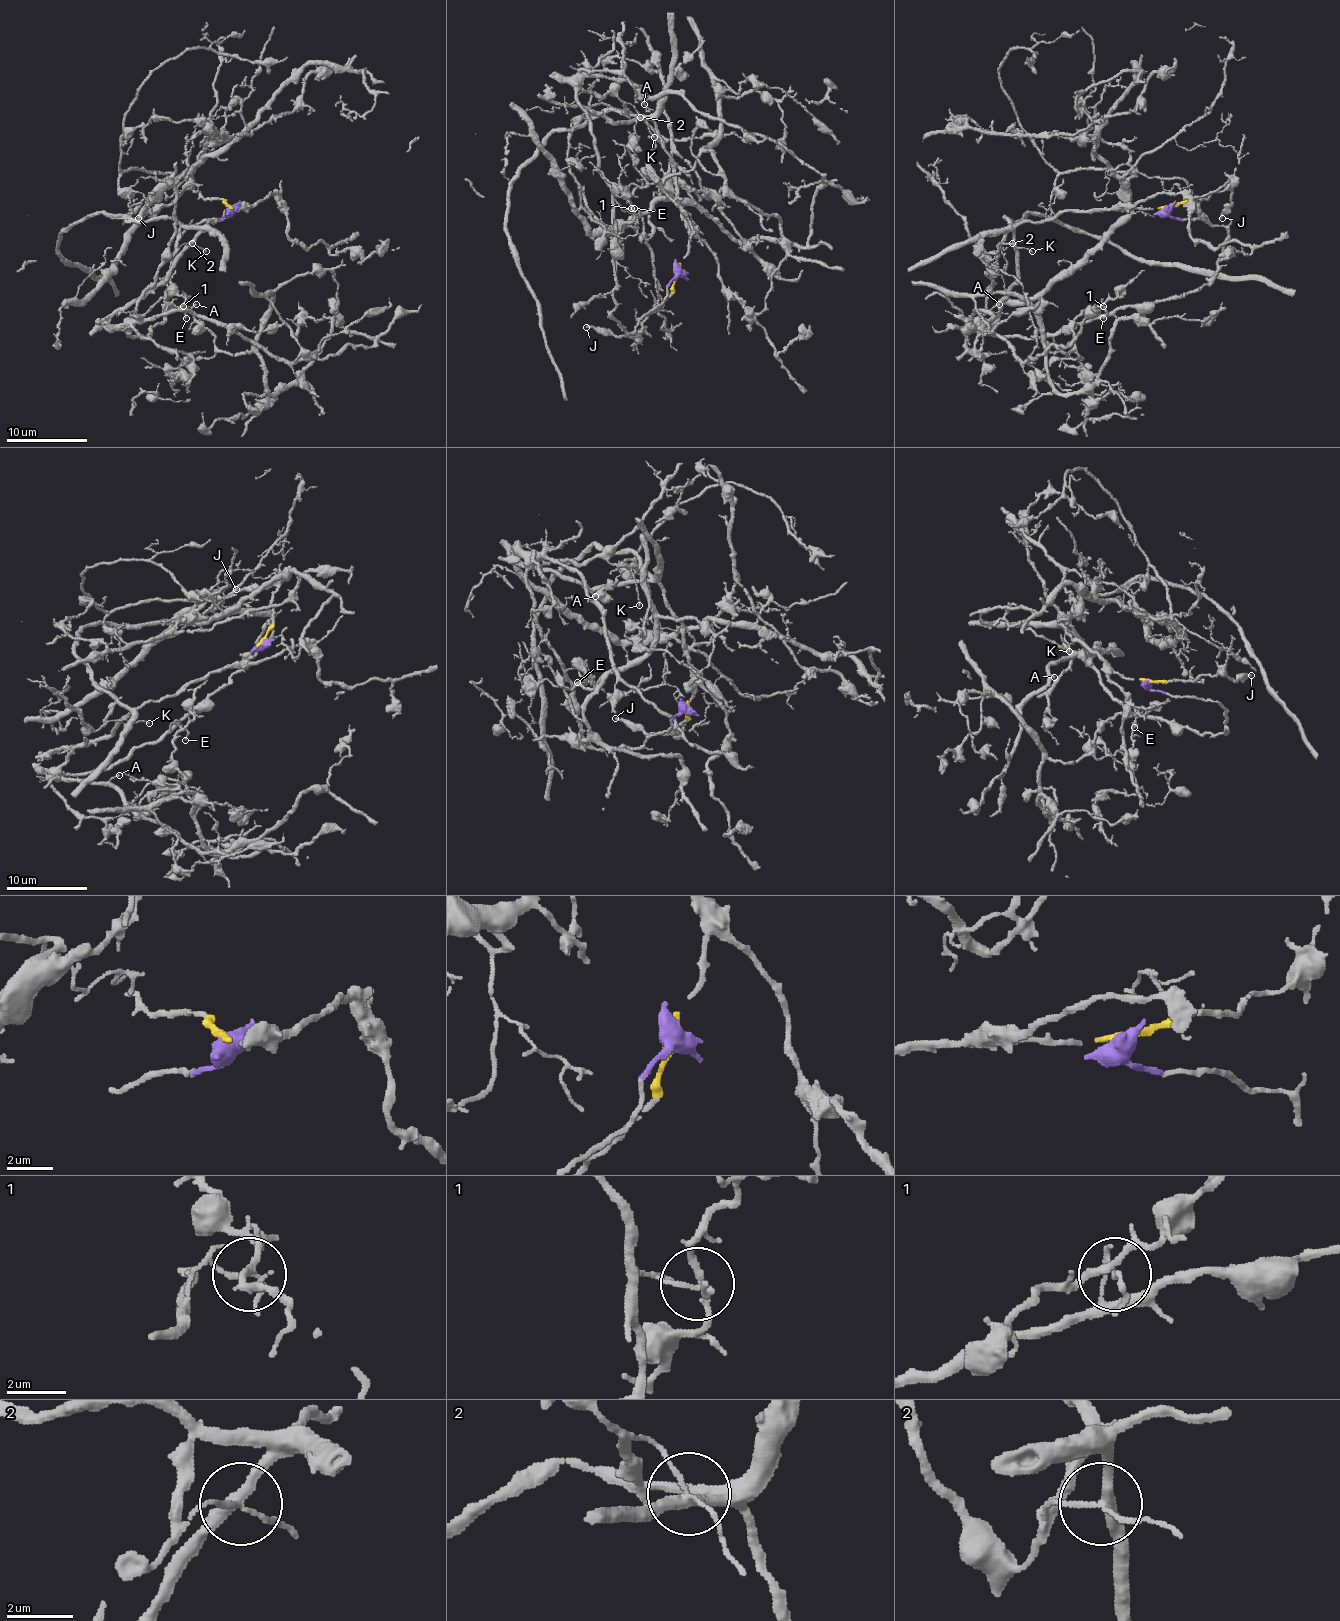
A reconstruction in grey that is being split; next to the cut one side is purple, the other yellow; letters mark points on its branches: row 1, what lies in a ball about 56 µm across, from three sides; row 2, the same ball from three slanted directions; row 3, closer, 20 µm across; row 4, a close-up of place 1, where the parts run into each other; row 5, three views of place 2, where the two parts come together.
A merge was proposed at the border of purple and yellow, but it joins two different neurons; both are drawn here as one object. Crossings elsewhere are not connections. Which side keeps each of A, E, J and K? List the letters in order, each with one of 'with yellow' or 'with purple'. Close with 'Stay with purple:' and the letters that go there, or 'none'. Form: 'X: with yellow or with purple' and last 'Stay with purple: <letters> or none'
A: with purple
E: with purple
J: with yellow
K: with purple
Stay with purple: A, E, K

